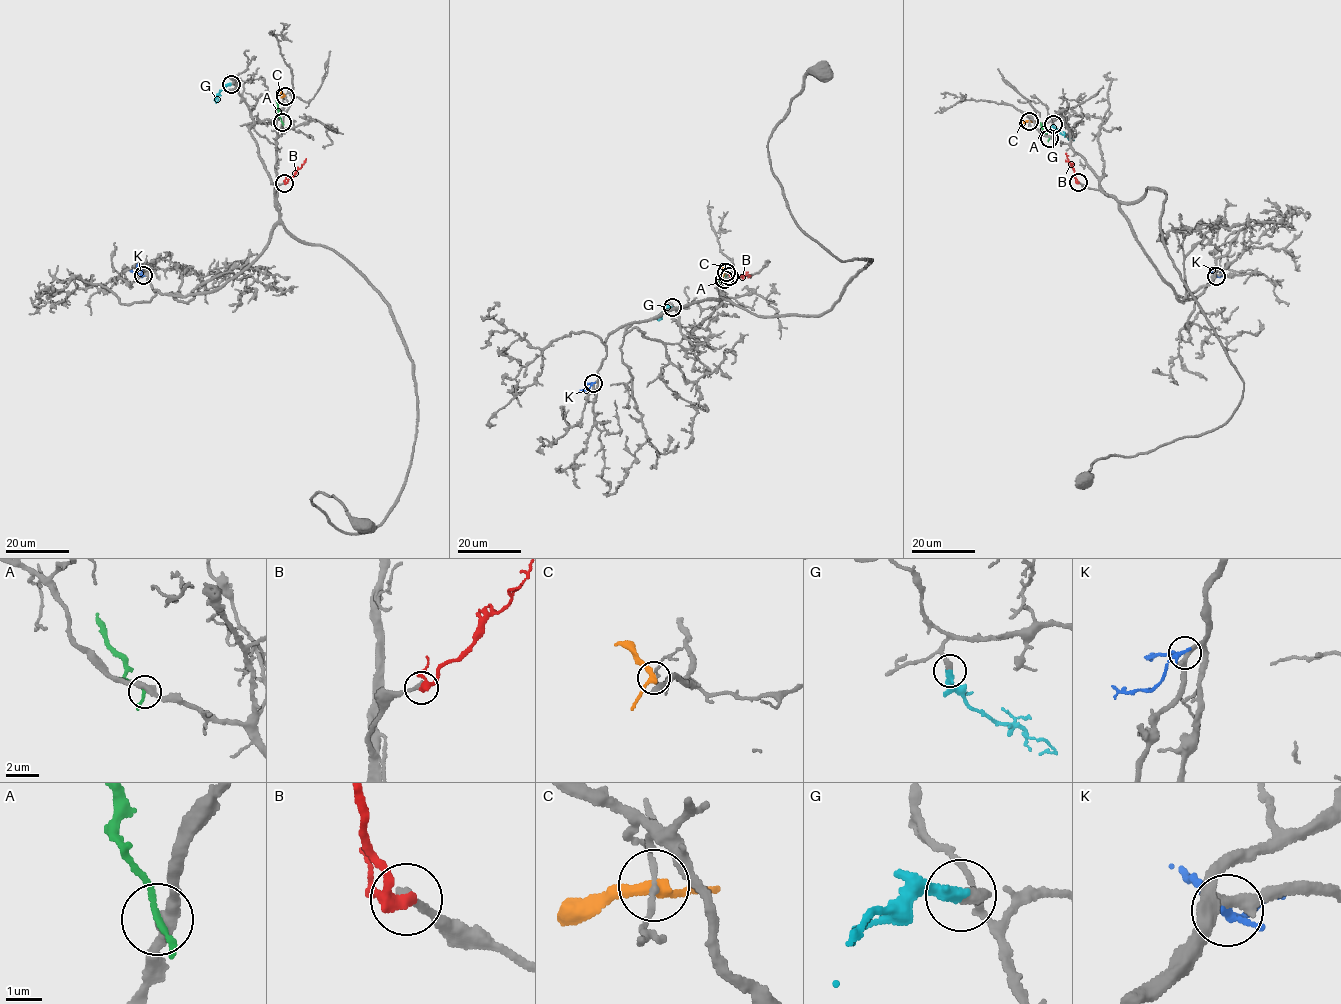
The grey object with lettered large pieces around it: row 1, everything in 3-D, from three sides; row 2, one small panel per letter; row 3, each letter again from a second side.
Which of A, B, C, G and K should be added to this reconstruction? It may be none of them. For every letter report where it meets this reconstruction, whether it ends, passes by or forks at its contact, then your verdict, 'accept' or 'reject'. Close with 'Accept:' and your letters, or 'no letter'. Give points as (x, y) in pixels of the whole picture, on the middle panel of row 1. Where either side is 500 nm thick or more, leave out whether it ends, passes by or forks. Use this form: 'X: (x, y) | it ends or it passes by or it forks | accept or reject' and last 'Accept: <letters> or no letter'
A: (724, 279) | it passes by | reject
B: (729, 276) | it passes by | reject
C: (726, 272) | it passes by | reject
G: (672, 307) | it ends | accept
K: (593, 383) | it forks | reject
Accept: G

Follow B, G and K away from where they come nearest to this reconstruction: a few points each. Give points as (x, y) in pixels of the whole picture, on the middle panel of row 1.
B: (729, 275), (750, 276)
G: (672, 307), (664, 310), (660, 319), (657, 318)
K: (593, 383), (588, 390), (579, 391)

